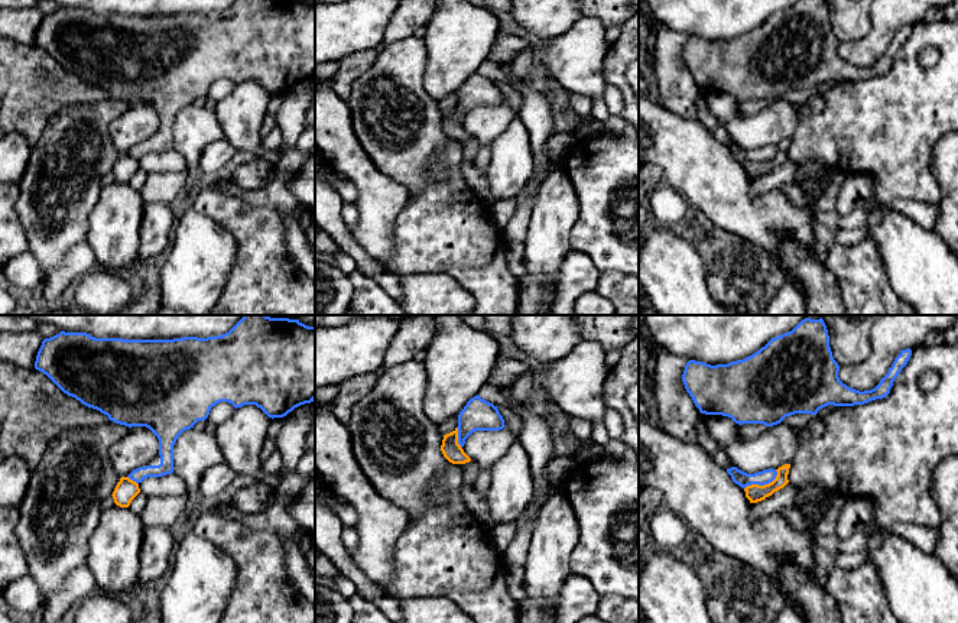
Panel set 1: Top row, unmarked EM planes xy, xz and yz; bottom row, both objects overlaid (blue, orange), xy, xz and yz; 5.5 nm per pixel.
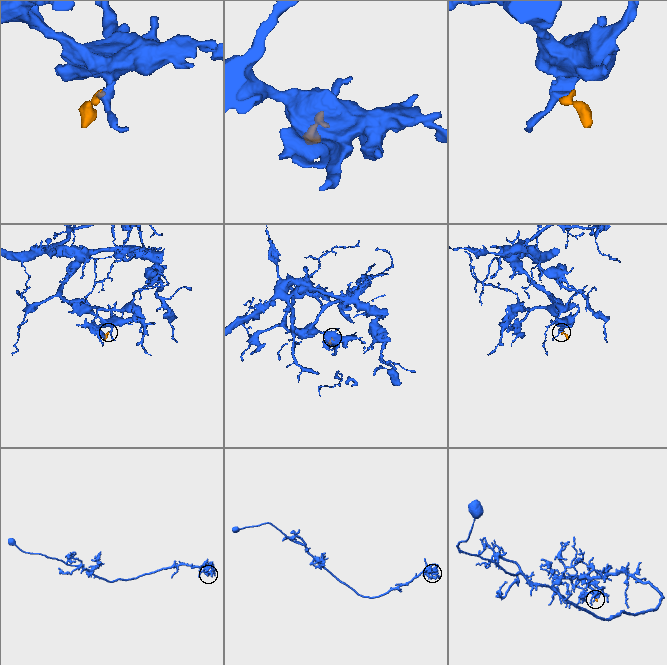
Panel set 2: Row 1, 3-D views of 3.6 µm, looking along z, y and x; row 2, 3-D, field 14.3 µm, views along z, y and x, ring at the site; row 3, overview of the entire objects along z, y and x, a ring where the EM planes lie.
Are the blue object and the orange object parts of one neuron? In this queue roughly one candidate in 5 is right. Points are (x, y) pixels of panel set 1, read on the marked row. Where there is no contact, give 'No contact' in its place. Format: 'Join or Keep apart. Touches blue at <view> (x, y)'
Keep apart. Touches blue at yz (762, 484)

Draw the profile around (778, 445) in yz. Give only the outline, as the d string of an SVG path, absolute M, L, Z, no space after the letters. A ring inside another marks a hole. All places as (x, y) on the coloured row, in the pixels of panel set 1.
M707 415L708 435L718 442L730 461L738 470L754 474L773 468L776 478L764 486L751 484L744 489L750 503L757 503L783 489L789 480L789 468L798 452L798 437L792 428L777 424L767 426L766 432L753 439L738 435L740 425L722 415Z

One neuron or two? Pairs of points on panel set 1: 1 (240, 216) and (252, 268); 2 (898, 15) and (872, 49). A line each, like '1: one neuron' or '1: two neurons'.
1: one neuron
2: one neuron

